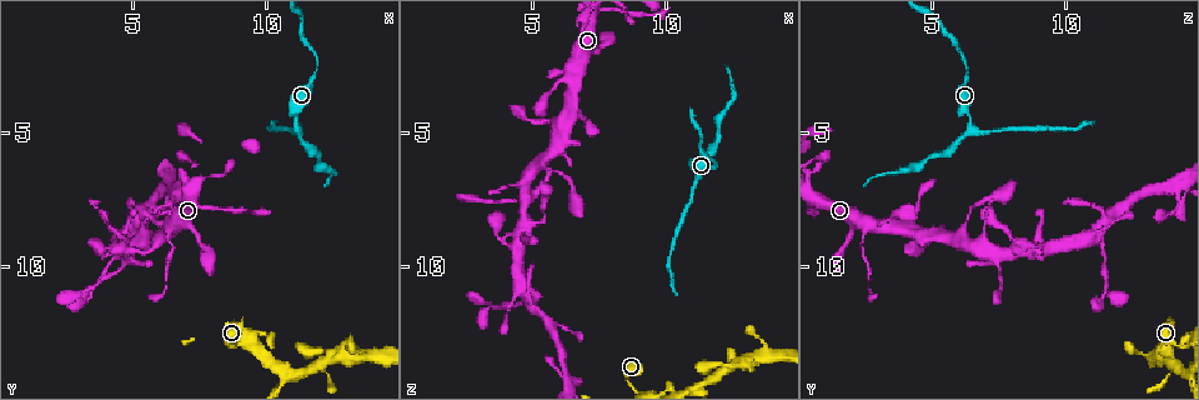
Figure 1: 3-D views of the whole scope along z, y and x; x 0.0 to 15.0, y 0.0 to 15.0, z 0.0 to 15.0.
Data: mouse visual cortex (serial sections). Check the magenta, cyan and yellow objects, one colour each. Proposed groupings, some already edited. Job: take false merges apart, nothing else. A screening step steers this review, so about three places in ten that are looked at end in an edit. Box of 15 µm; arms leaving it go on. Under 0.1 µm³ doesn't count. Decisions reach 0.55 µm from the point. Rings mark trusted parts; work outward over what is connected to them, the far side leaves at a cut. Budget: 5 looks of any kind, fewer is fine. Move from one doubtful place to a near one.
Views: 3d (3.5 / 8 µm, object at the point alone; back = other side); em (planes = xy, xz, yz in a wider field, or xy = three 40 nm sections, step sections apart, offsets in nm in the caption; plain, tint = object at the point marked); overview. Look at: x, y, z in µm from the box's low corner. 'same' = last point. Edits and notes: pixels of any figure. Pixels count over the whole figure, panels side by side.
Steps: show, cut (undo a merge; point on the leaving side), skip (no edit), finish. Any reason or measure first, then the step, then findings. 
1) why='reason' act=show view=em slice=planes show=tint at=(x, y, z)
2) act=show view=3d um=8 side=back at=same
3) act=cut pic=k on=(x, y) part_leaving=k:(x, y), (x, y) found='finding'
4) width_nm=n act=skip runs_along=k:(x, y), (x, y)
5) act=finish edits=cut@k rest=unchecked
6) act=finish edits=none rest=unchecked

why='abrupt turn' act=show view=3d um=8 at=(5.6, 9.1, 5.9)

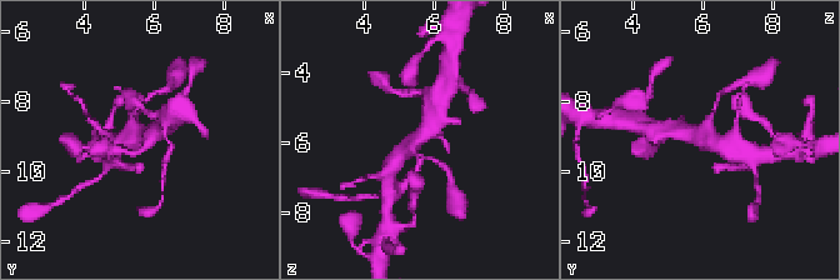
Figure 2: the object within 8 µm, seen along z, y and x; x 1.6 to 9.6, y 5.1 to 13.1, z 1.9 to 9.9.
why='shape alone is not enough' act=show view=em slice=xy step=5 show=tint at=(5.5, 9.0, 5.9)

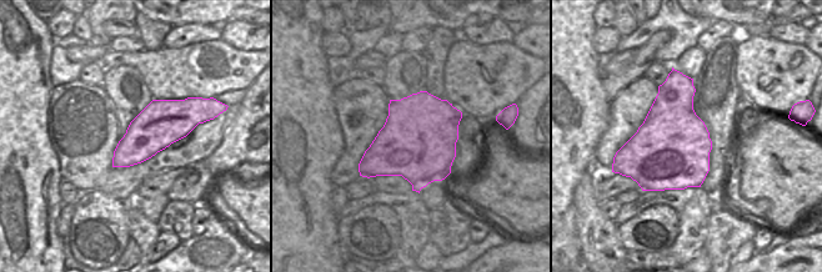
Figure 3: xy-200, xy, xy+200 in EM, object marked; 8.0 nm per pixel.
act=skip runs_along=2:(438, 113), (436, 120), (393, 165) found='all the same cell'

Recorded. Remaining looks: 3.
why='thin neck' act=show view=3d um=3.5 at=(11.1, 4.7, 6.5)

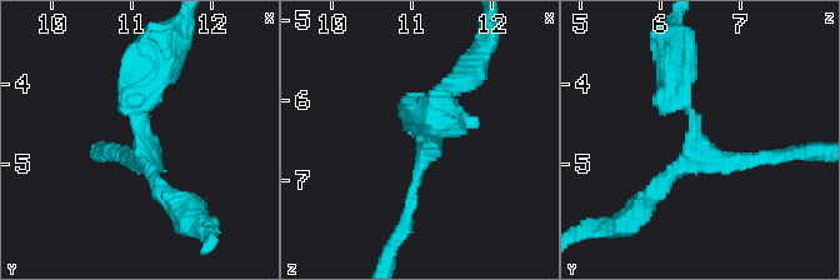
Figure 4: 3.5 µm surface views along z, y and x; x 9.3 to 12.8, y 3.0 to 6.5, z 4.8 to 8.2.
arms=3 arm_widths_nm=150,200,350 act=show view=em slice=planes show=tint at=(11.15, 4.75, 6.45)

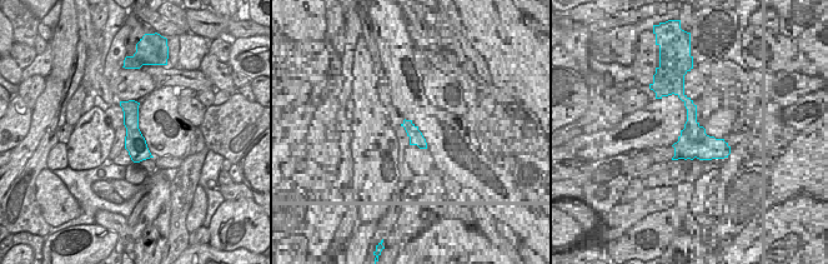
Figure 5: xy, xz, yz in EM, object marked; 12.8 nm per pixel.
why='cut it another way' act=show view=em slice=xy step=2 show=tint at=same

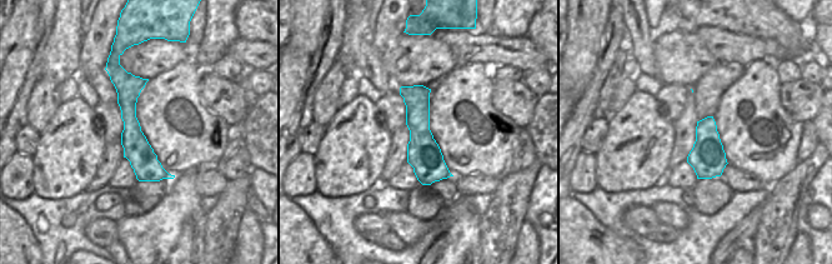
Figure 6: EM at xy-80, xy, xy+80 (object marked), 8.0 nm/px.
act=skip runs_along=6:(121, 71), (131, 138), (165, 175) found='continuous, no second cell'

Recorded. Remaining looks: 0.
act=finish edits=none rest=unchecked

